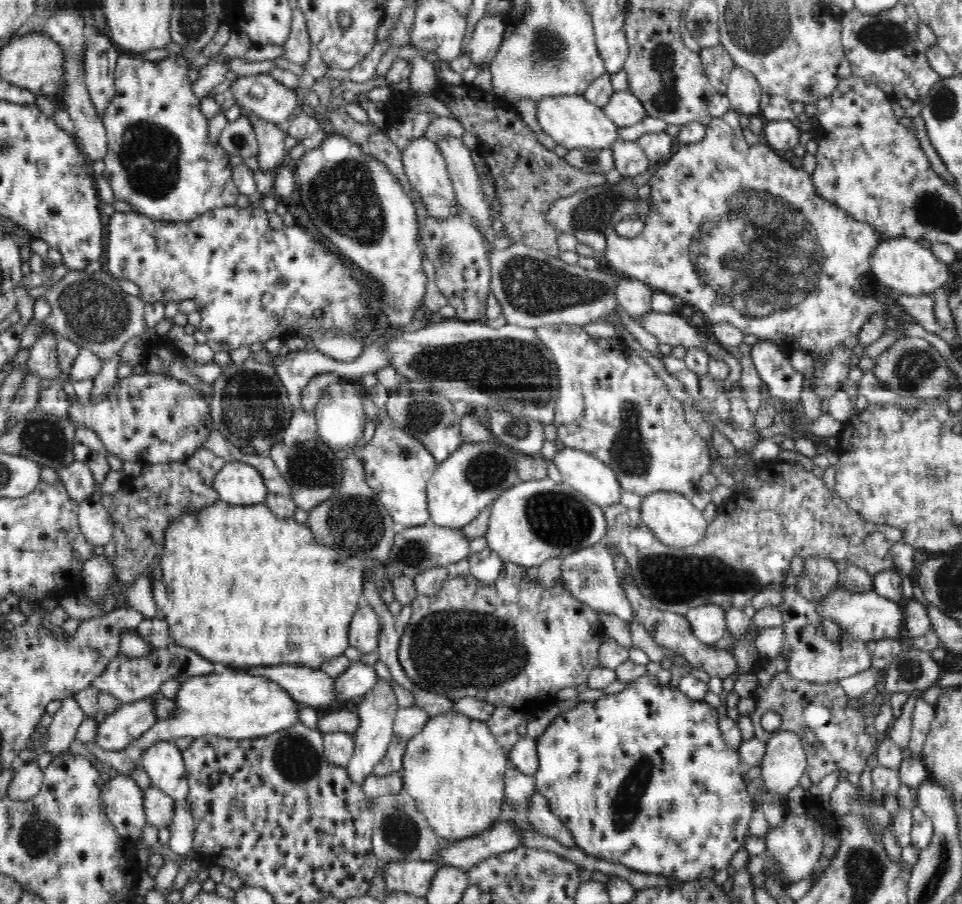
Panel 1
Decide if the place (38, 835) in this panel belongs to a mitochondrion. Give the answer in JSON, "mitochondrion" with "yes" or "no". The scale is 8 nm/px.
{"mitochondrion":"yes"}

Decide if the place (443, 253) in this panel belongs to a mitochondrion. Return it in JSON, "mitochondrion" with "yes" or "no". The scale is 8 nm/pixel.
{"mitochondrion":"yes"}

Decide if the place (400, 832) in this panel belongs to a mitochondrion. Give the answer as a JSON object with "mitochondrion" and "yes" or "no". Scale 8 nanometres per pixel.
{"mitochondrion":"yes"}

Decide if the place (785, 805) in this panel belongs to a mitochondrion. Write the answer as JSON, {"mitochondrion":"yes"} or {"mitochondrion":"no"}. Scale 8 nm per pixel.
{"mitochondrion":"no"}

